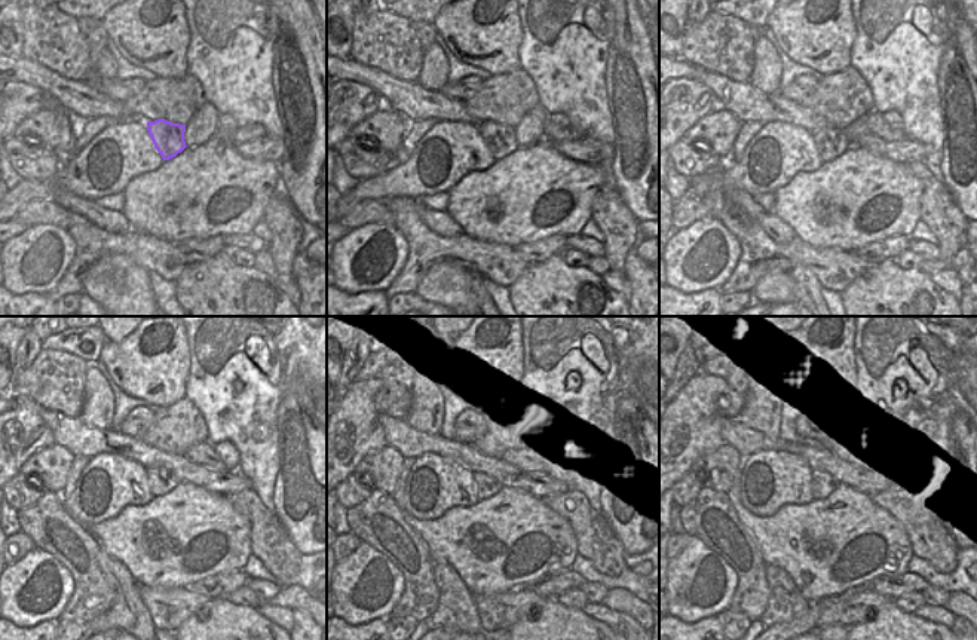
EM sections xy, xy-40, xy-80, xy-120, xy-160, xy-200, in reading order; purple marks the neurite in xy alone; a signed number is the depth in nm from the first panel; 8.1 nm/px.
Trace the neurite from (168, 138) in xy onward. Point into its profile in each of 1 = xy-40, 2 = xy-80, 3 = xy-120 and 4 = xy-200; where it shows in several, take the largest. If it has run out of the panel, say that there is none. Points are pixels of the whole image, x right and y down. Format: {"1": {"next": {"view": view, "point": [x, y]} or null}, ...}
{"1": {"next": {"view": "xy-40", "point": [499, 138]}}, "2": {"next": {"view": "xy-80", "point": [830, 141]}}, "3": {"next": {"view": "xy-120", "point": [161, 480]}}, "4": {"next": {"view": "xy-200", "point": [823, 484]}}}

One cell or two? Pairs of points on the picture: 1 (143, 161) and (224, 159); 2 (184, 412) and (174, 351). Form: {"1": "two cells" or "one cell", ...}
{"1": "two cells", "2": "two cells"}

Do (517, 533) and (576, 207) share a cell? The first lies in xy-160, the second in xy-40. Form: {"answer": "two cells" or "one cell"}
{"answer": "one cell"}

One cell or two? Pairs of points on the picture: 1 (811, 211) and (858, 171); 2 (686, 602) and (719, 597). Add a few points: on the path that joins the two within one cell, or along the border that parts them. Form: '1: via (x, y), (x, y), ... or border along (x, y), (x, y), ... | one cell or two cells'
1: via (820, 199), (832, 198), (847, 183) | one cell
2: via (694, 597), (711, 597) | one cell

